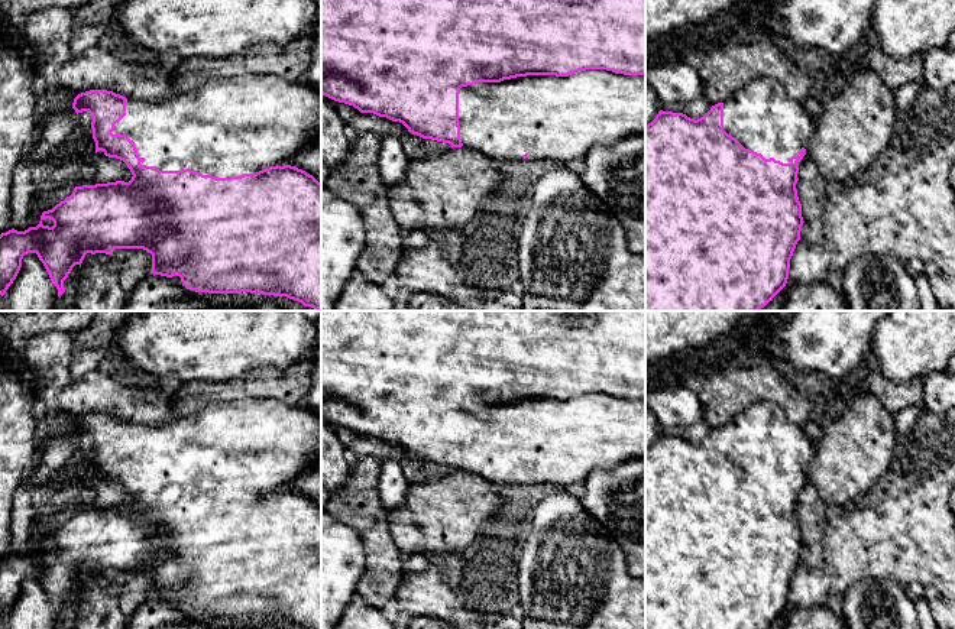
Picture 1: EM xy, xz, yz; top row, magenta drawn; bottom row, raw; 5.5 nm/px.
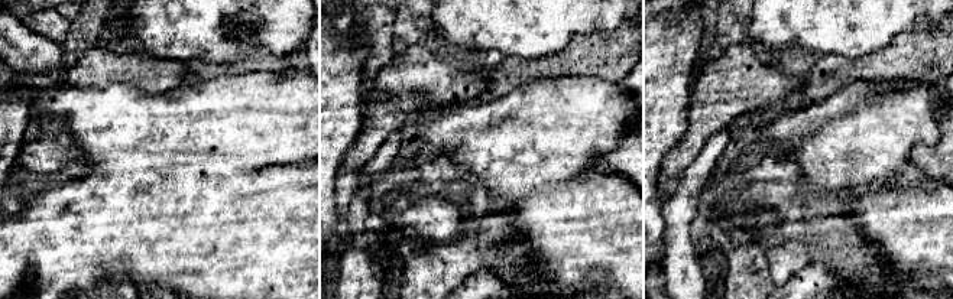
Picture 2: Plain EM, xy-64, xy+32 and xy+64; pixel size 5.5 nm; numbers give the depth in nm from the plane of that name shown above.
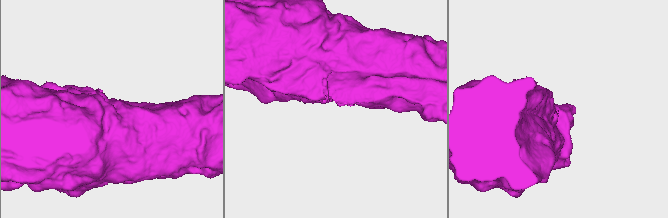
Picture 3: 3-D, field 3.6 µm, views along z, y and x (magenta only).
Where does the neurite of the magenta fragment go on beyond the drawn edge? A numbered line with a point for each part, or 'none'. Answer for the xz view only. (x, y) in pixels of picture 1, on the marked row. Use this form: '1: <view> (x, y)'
1: xz (550, 117)

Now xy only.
1: xy (226, 127)

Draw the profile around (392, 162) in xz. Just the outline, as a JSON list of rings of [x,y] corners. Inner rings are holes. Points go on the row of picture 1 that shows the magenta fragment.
[[[382,137],[378,158],[378,169],[382,181],[386,185],[401,184],[407,176],[411,161],[412,159],[405,155],[399,137]]]

